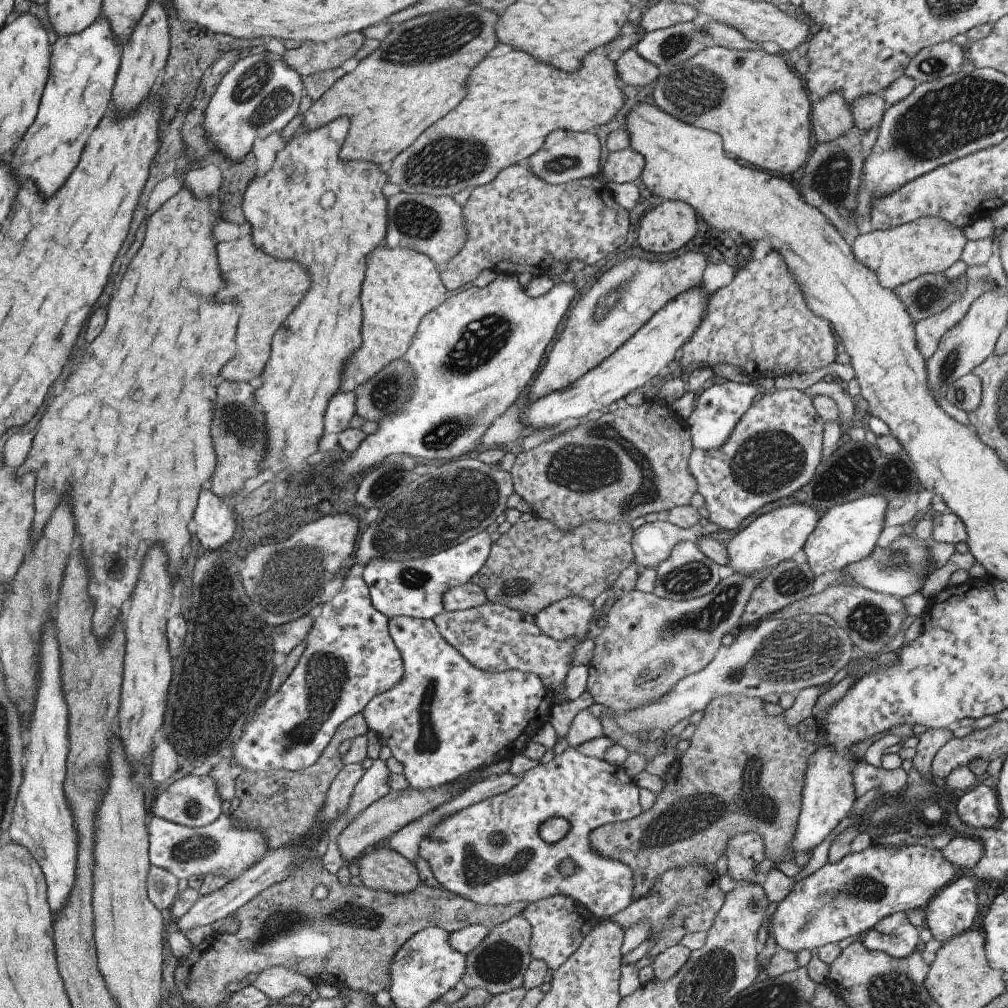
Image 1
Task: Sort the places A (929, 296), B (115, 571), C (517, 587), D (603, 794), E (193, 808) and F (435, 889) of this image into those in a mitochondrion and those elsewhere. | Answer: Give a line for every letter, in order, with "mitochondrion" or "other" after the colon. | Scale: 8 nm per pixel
A: mitochondrion
B: mitochondrion
C: mitochondrion
D: other
E: mitochondrion
F: other

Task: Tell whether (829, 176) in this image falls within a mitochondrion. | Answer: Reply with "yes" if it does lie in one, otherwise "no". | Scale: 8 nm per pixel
yes

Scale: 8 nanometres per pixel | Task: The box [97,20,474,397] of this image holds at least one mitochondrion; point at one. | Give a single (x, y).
(256, 86)

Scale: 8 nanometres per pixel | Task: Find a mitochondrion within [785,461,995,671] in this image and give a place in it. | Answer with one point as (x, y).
(870, 622)

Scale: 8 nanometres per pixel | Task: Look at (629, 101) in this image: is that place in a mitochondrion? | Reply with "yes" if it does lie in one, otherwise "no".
no

